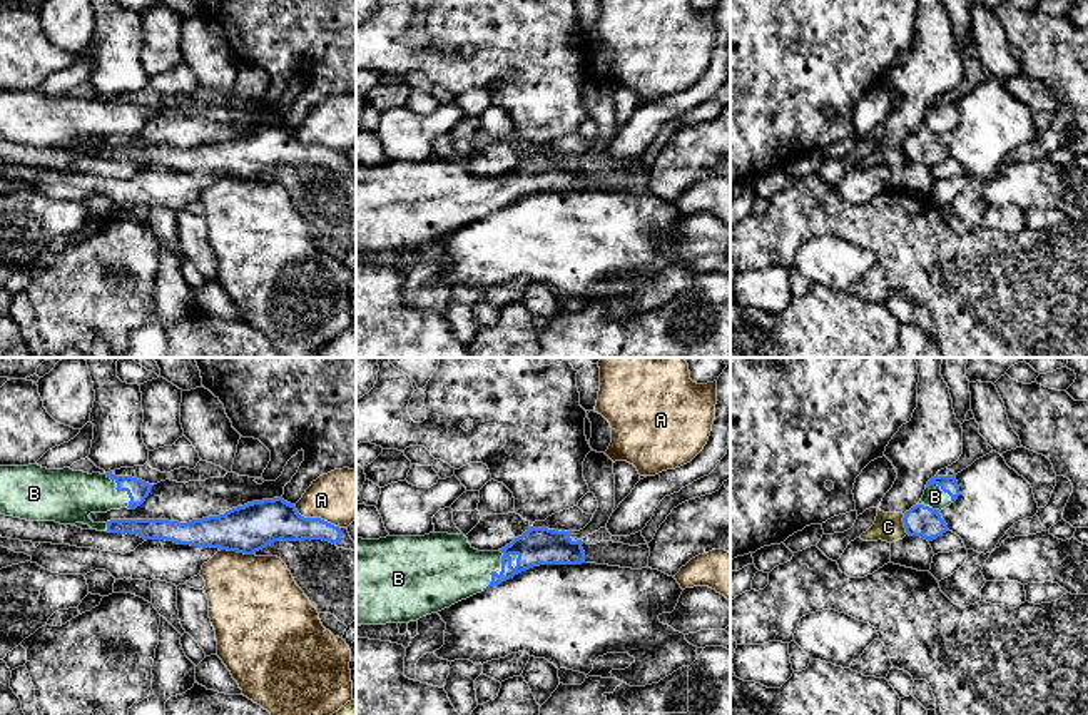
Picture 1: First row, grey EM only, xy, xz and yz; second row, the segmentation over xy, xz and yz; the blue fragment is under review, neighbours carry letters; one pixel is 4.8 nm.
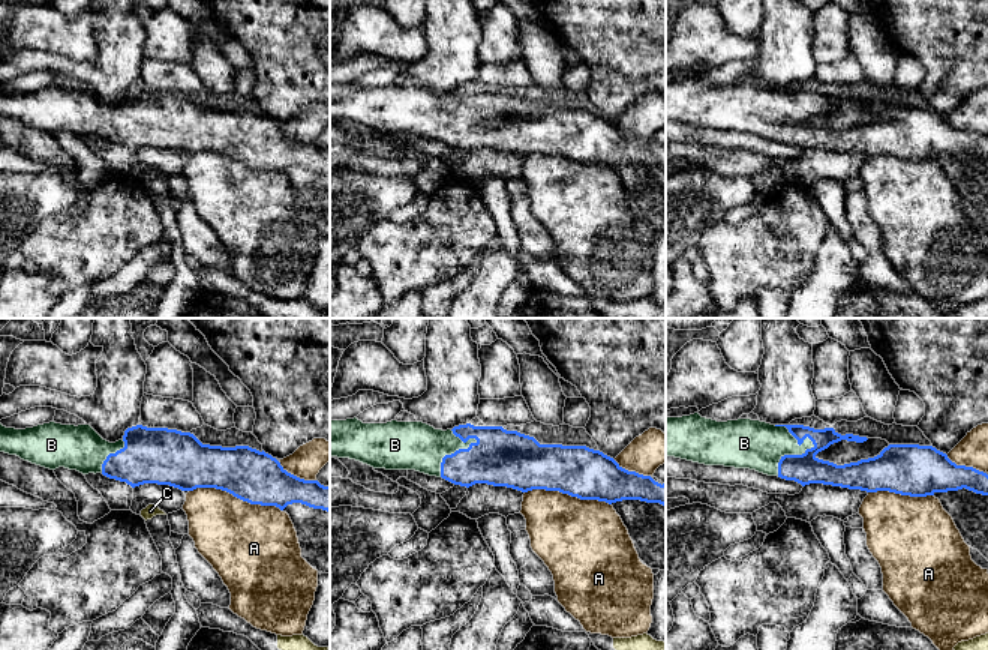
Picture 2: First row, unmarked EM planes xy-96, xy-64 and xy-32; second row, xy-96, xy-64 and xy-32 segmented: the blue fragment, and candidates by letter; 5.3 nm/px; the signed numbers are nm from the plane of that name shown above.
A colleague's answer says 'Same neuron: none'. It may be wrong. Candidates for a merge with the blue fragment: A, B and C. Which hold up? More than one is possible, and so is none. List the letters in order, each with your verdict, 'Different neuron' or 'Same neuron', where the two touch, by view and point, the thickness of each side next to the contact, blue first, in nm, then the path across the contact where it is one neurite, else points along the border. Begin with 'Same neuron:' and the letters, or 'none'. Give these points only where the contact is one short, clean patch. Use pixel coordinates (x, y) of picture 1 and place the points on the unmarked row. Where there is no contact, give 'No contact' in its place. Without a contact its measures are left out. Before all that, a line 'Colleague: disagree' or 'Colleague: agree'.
Colleague: disagree
Same neuron: B
A: Different neuron. Touches blue at xy (316, 144). Thickness 220 nm (blue) against 260 nm
B: Same neuron. Touches blue at xz (495, 197). Thickness 180 nm (blue) against 340 nm. Path across: xz (535, 172), (513, 194), (495, 197), (443, 194)
C: Different neuron. Touches blue at yz (904, 151). Thickness 150 nm (blue) against 140 nm. Boundary: yz (903, 141), (903, 151), (908, 159)

